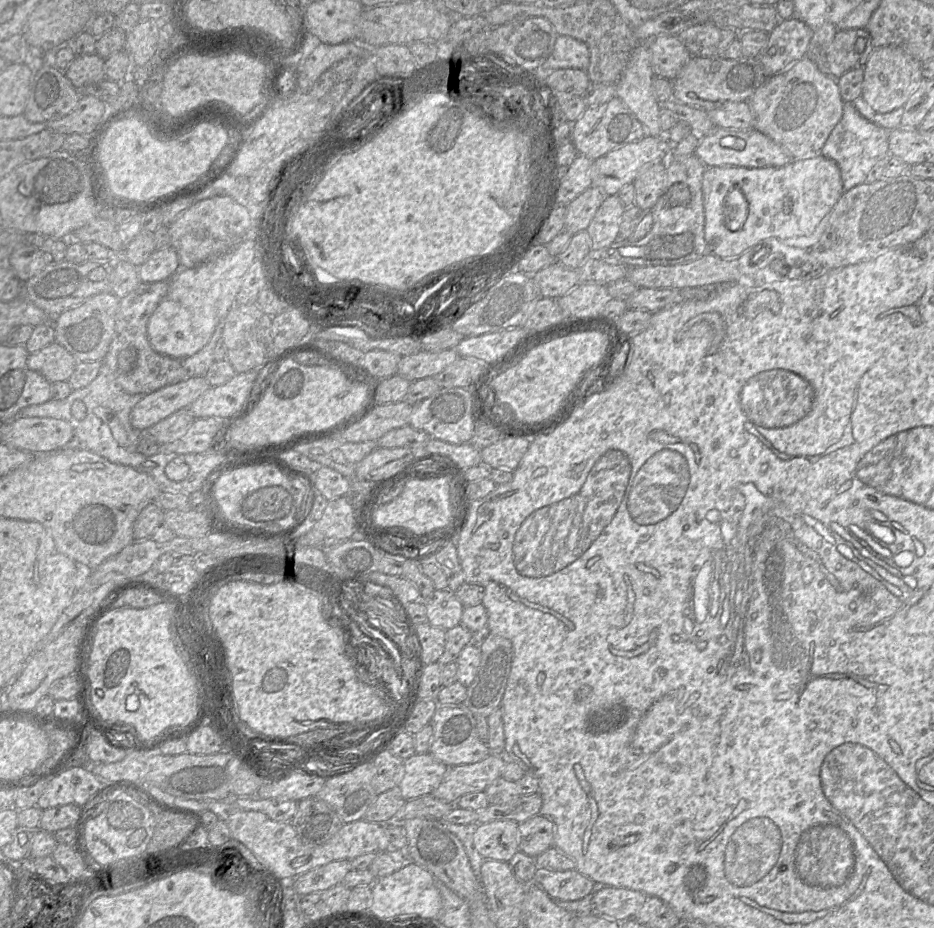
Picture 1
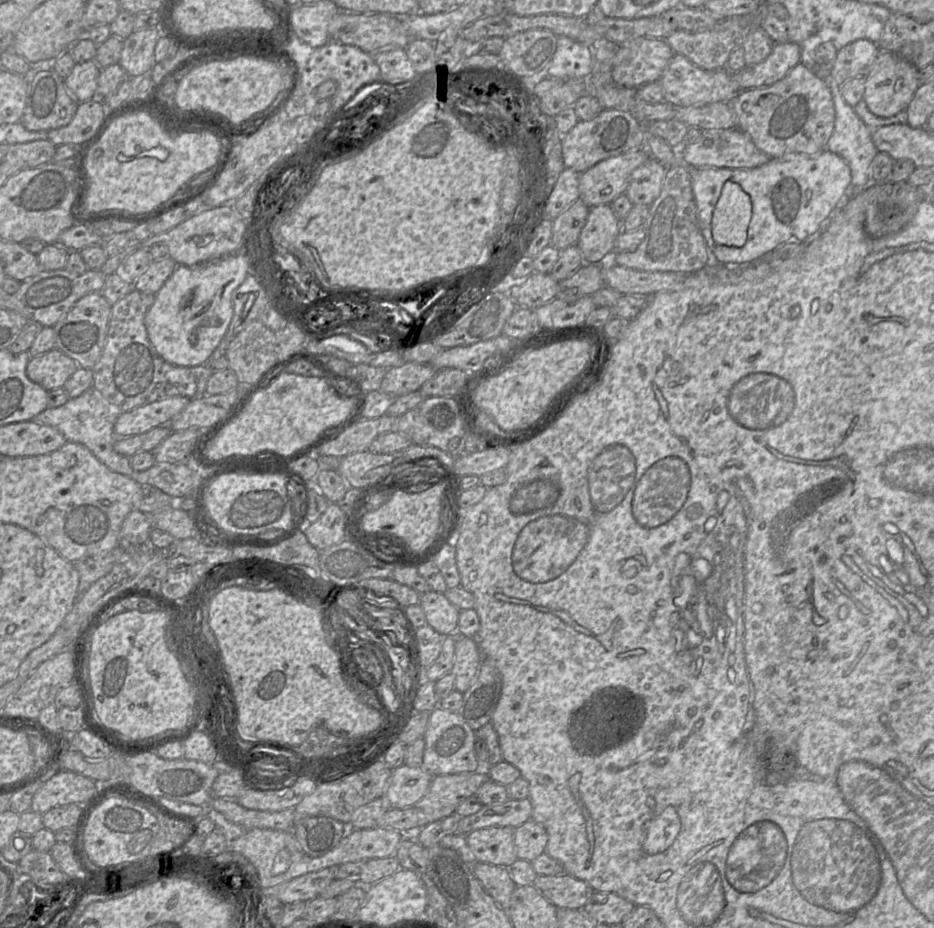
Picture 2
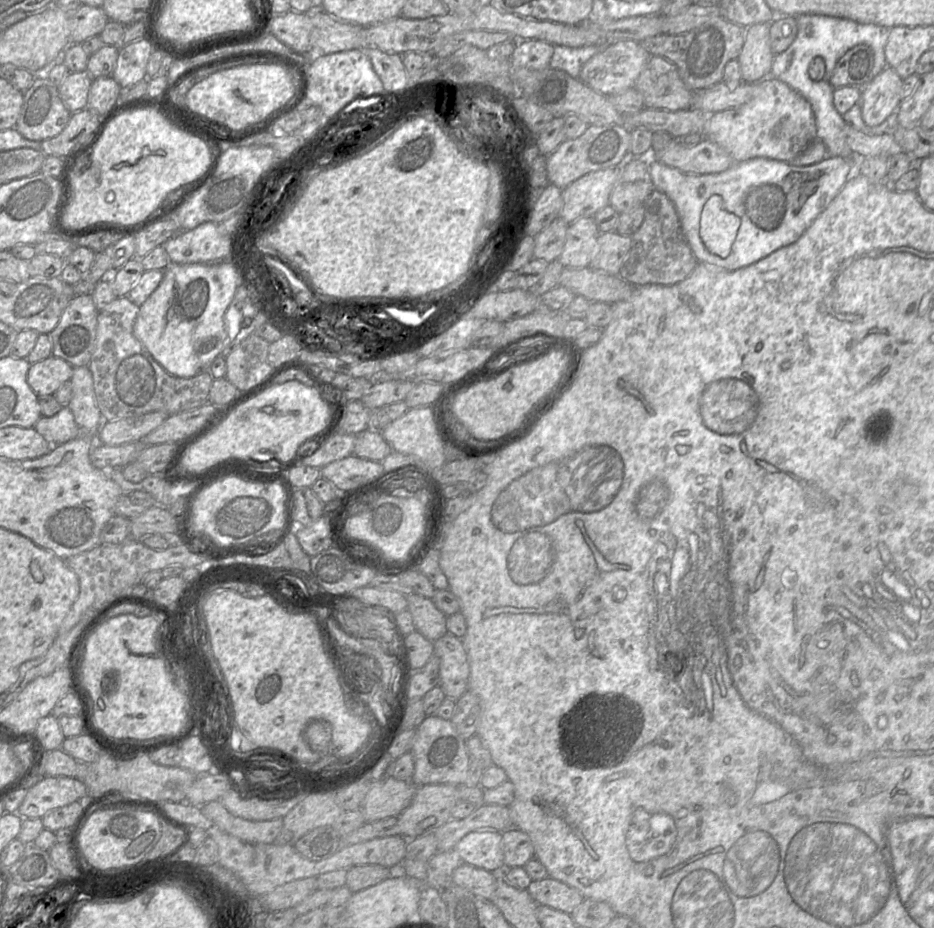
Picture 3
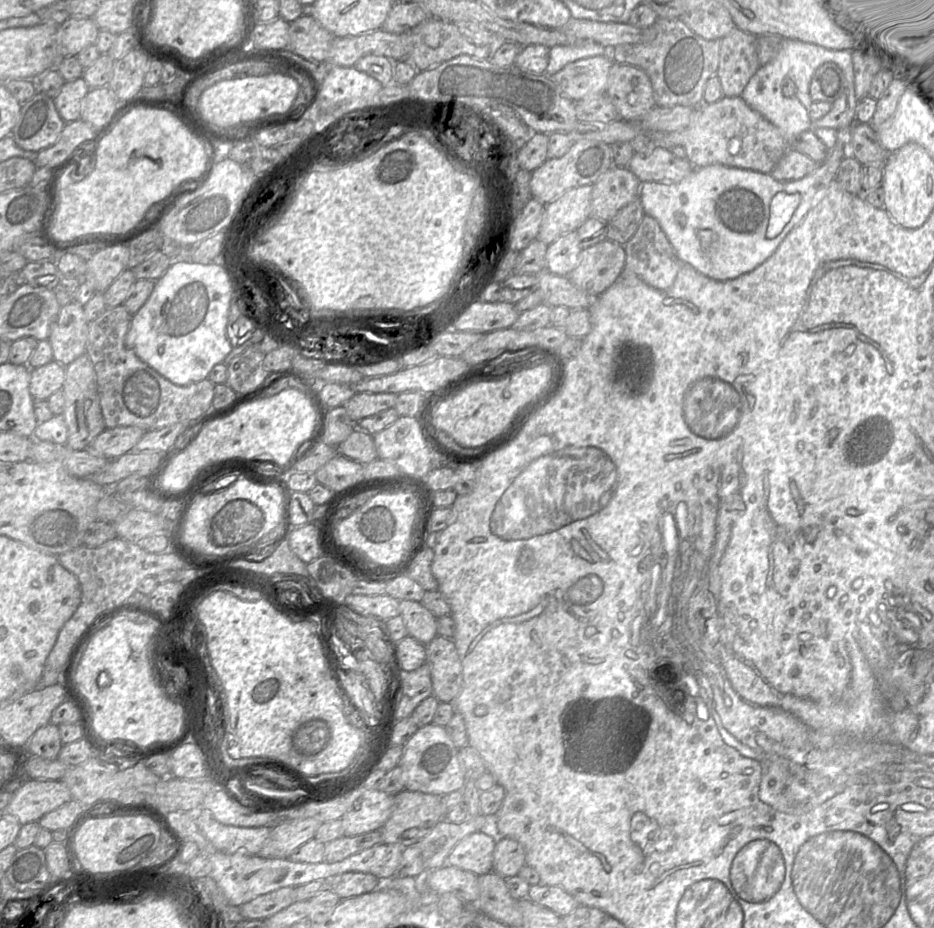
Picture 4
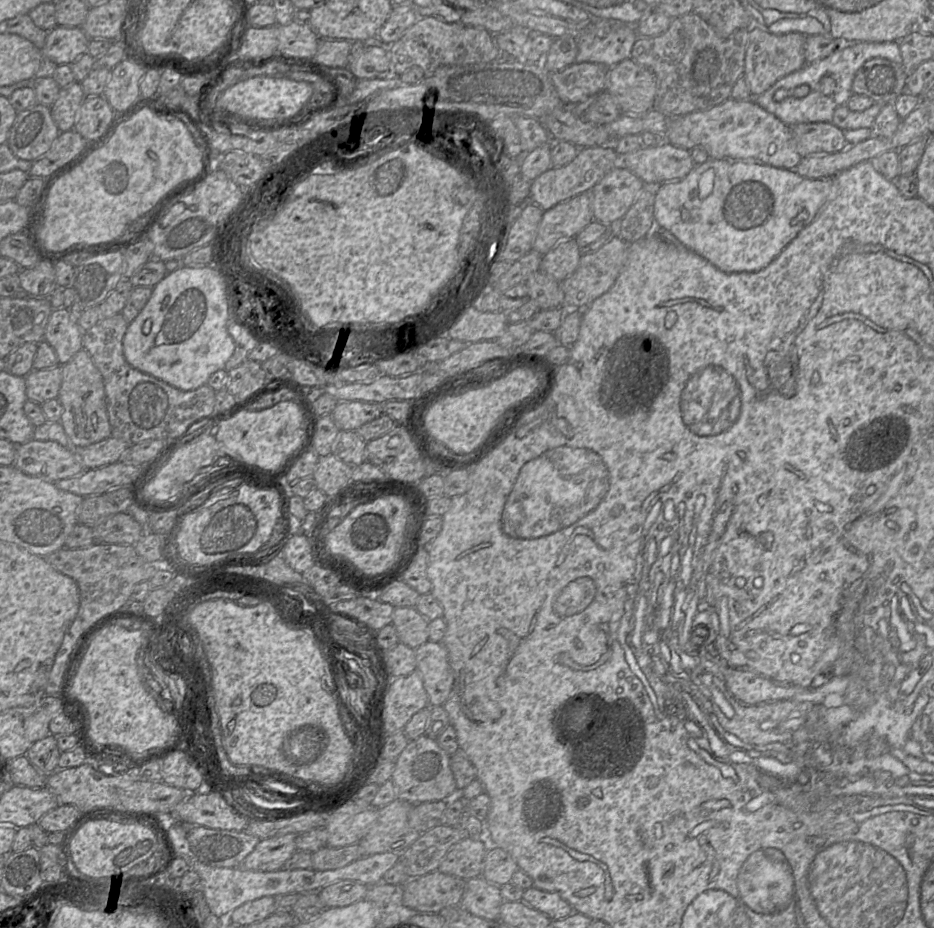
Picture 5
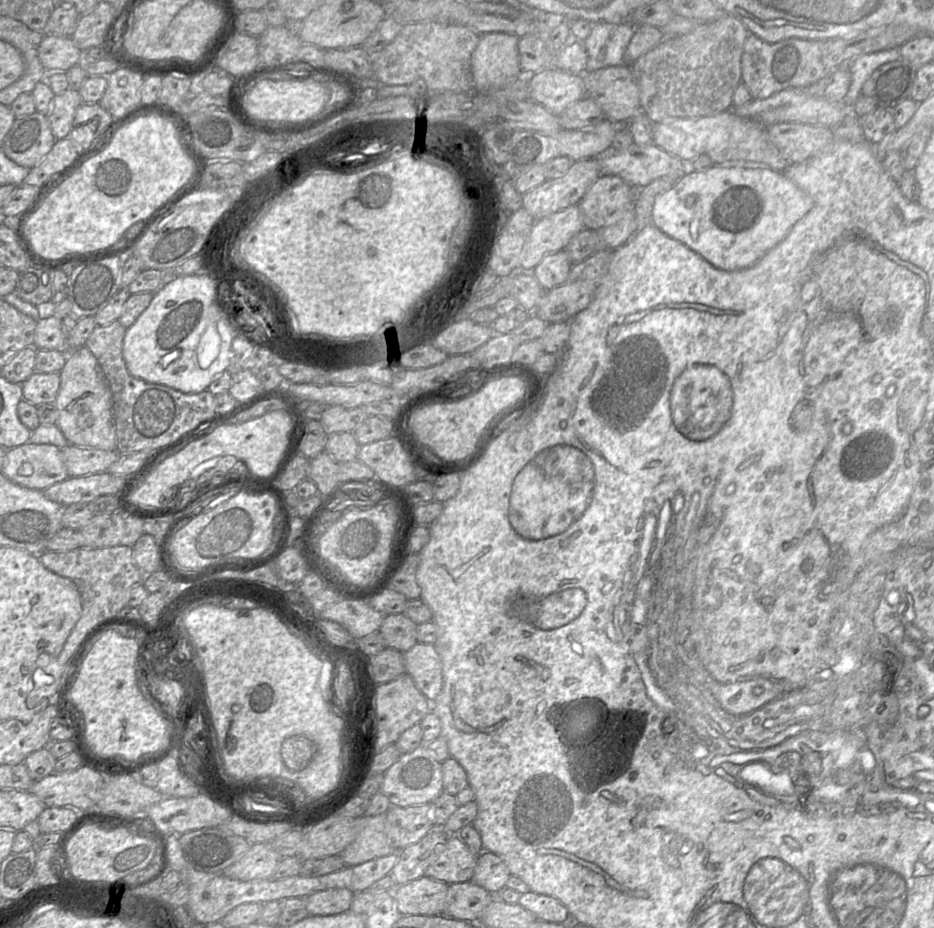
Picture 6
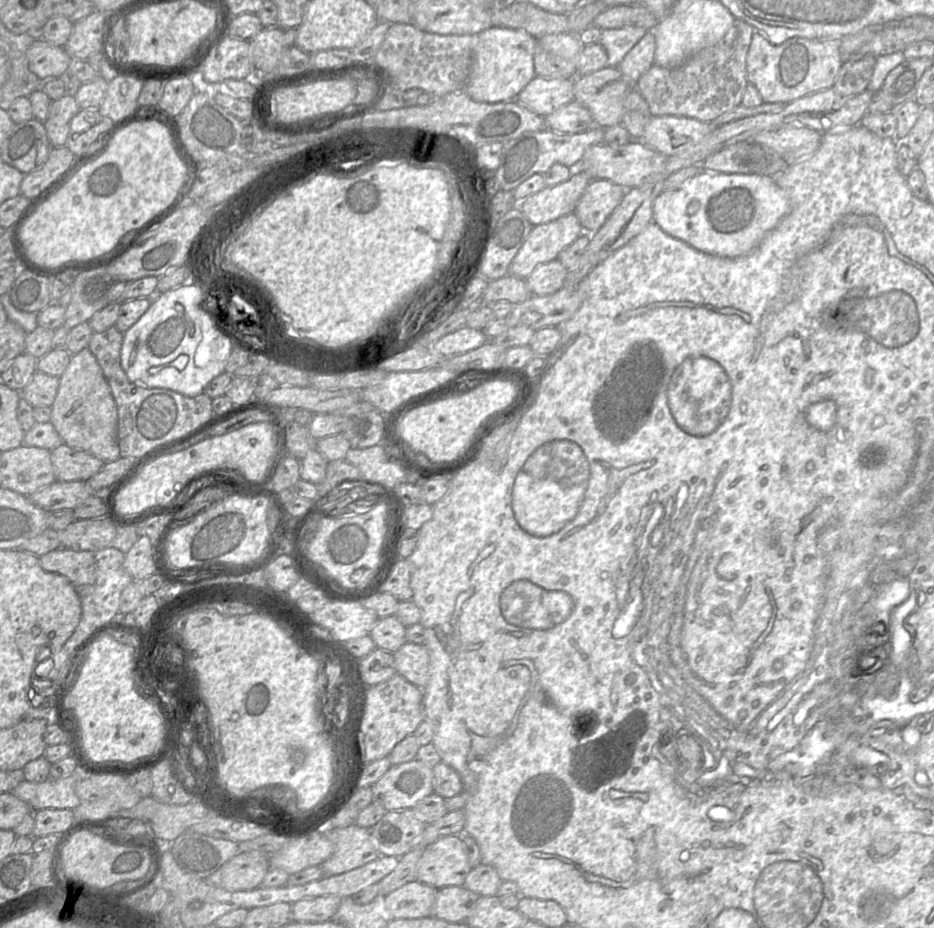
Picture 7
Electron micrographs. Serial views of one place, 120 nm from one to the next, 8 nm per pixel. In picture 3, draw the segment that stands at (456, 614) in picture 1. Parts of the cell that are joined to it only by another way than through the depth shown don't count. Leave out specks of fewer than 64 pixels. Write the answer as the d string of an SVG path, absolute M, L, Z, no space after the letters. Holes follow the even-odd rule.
M416 593L406 598L417 632L433 642L448 633L447 616L435 606L432 599Z

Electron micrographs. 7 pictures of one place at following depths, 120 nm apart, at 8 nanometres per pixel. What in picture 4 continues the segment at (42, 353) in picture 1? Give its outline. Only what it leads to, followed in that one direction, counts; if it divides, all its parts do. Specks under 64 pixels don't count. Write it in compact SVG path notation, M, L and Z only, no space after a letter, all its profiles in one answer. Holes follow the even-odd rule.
M52 360L51 362L31 368L29 388L35 400L47 400L54 392L62 389L66 367Z

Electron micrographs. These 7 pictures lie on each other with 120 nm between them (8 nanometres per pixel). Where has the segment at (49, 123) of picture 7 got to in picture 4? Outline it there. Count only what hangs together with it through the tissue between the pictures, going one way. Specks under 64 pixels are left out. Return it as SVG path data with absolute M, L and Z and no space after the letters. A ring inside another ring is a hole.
M83 77L66 81L63 84L53 100L64 122L68 123L80 119L83 99L89 90L90 88Z

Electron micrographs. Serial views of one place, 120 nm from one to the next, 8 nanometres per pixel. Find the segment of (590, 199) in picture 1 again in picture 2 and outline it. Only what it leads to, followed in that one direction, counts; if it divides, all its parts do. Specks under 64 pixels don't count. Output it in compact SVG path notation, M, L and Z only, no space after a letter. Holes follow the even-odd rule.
M578 198L552 221L550 246L558 250L577 243L590 208Z

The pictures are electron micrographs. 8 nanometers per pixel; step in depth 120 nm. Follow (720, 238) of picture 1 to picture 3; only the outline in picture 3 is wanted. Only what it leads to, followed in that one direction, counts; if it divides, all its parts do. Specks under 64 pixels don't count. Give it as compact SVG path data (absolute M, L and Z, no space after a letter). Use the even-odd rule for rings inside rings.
M833 156L809 166L794 166L789 162L768 158L753 158L734 163L729 169L714 174L693 175L666 166L655 158L646 157L654 188L663 192L674 204L686 240L698 263L734 271L767 257L774 251L796 242L812 222L829 206L846 182L857 173L859 157ZM713 196L721 196L724 208L741 220L729 256L723 257L710 251L699 238L700 216L705 203Z

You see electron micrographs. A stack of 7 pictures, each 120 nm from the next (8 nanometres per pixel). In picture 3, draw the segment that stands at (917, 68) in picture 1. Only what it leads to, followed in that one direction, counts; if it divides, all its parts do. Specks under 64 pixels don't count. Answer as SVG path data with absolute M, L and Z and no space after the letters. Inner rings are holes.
M889 66L862 88L860 105L867 128L882 124L902 102L903 79Z

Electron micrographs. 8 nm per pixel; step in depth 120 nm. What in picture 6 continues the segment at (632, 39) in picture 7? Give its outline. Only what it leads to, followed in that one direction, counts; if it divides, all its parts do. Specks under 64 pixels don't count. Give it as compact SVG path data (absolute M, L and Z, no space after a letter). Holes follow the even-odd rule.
M630 22L594 23L589 36L582 41L587 52L585 72L623 64L634 31L635 25Z

